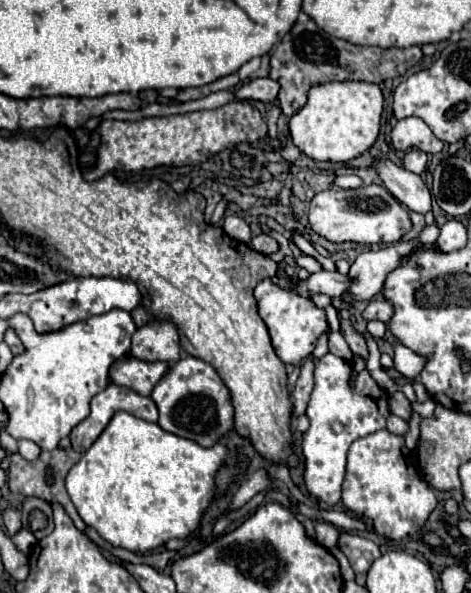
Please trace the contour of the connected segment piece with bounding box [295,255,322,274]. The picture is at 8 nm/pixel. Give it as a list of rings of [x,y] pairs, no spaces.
[[[305,255],[305,256],[296,258],[295,261],[298,266],[306,269],[311,274],[322,270],[321,265],[311,256]]]

